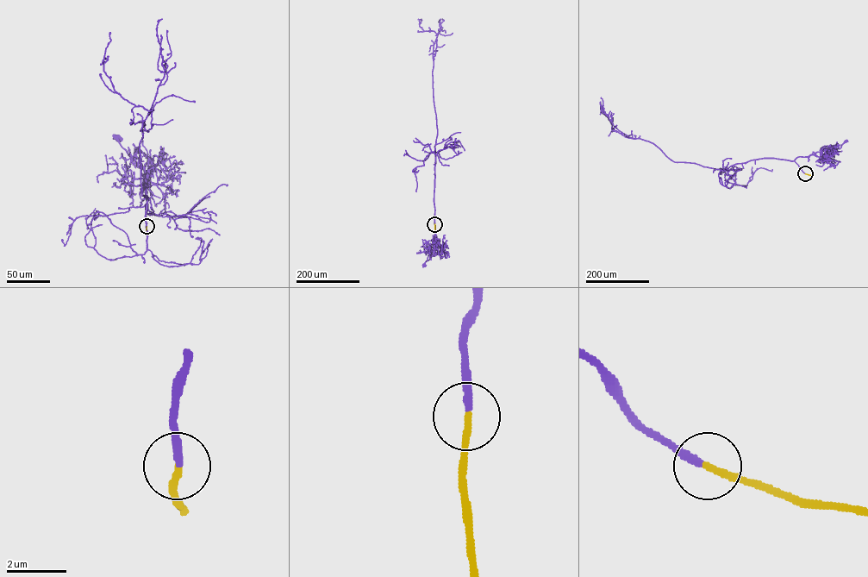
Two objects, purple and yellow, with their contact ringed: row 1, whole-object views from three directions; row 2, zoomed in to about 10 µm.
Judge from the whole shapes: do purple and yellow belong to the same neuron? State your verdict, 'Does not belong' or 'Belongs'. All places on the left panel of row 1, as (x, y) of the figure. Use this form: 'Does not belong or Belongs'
Belongs

